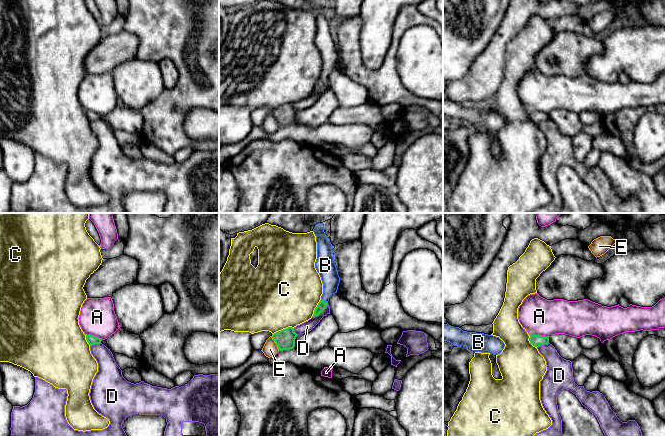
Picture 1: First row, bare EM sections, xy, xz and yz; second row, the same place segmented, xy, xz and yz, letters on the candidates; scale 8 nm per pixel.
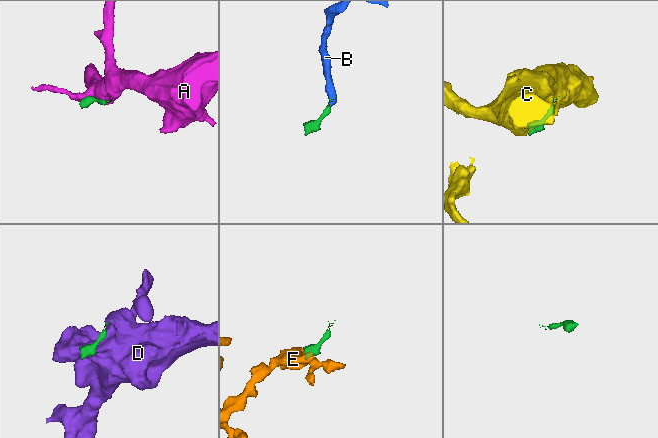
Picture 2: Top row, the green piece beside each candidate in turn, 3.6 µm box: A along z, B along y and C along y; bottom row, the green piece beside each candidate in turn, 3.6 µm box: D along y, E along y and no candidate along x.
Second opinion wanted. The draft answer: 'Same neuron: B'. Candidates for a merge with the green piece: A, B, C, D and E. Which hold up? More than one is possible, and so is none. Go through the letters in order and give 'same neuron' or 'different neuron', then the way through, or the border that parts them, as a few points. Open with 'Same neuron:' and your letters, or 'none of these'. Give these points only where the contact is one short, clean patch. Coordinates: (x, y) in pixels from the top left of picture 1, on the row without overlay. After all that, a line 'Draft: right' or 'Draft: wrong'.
Same neuron: B
A: different neuron
B: same neuron | across xz (321, 82), (323, 77), (328, 66), (328, 48)
C: different neuron
D: different neuron | along xz (328, 80), (317, 91), (312, 93)
E: different neuron | along xz (271, 112), (279, 126)
Draft: right

